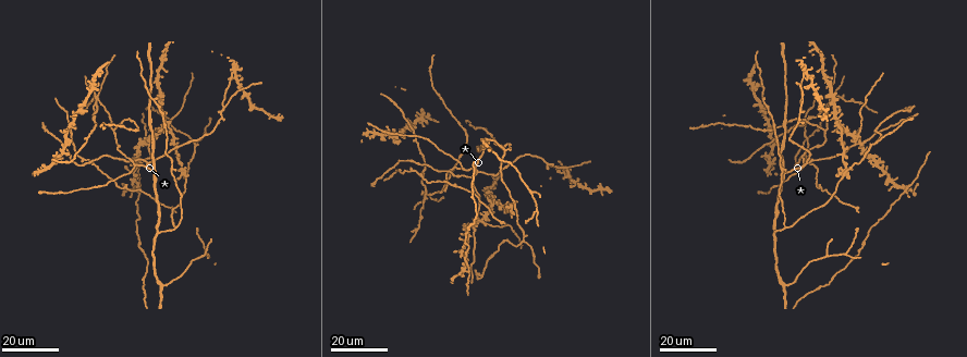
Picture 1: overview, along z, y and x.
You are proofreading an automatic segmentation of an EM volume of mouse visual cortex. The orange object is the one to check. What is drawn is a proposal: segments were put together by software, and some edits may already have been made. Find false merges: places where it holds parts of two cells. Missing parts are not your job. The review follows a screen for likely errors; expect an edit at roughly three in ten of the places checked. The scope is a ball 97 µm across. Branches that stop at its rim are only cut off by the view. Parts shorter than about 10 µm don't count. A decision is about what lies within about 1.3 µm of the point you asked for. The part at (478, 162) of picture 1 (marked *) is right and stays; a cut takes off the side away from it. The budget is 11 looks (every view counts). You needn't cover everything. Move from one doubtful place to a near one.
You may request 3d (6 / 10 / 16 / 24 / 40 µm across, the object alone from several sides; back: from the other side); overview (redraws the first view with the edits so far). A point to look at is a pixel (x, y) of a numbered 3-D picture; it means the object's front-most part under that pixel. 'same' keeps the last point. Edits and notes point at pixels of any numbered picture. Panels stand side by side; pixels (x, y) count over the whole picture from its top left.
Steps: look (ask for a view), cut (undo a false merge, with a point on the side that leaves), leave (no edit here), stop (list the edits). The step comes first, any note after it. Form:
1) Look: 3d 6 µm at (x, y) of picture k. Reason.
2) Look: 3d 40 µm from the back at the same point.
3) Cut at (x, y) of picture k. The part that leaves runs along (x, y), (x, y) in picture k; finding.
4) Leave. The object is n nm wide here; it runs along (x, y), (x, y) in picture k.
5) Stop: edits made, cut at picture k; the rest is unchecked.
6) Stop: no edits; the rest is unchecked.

Look: 3d 24 µm at (462, 168) of picture 1. A fork.

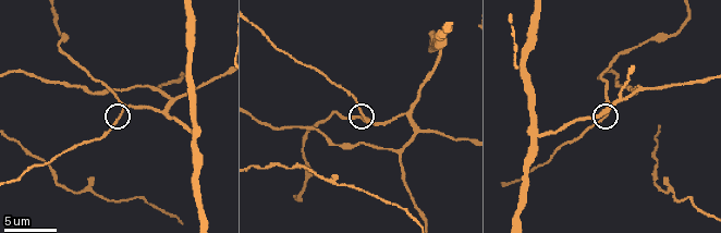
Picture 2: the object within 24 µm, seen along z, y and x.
Look: 3d 10 µm at (368, 118) of picture 2.

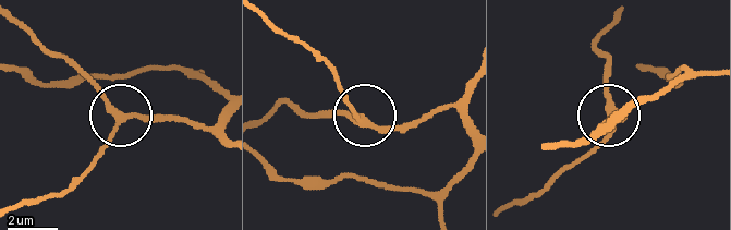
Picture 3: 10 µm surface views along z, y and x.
Leave. The object is 250 nm wide here; it runs along (220, 142), (183, 123), (126, 117), (92, 165) in picture 3; one cell here.

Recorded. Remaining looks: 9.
Look: 3d 16 µm at (410, 170) of picture 1. Arms part here.

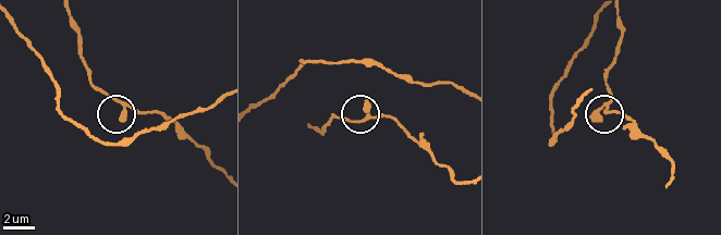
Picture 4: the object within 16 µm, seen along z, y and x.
Look: 3d 10 µm at (607, 107) of picture 4.

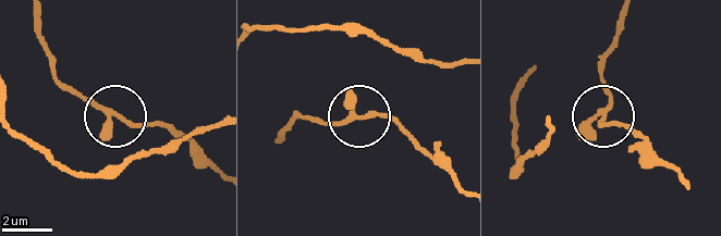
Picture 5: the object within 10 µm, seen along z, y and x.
Leave. The side arm is 28 µm long; all the same cell.

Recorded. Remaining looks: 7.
Look: 3d 16 µm at (96, 94) of picture 1.

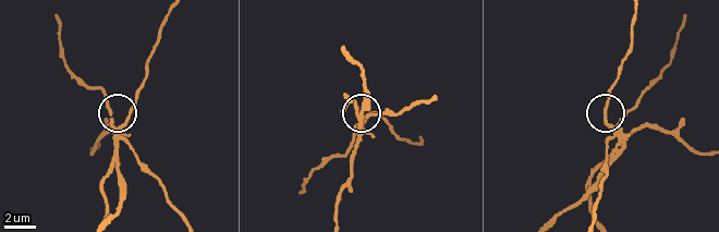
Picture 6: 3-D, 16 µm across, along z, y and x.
Look: 3d 10 µm at (116, 129) of picture 6.

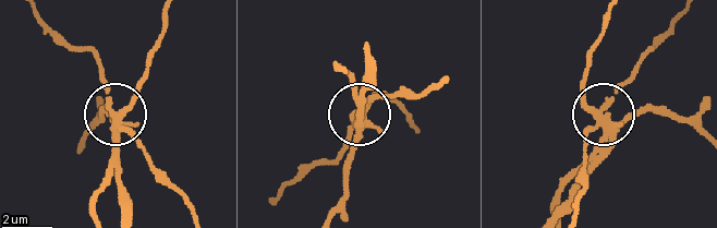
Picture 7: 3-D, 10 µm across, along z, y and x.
Cut at (116, 156) of picture 7. The part that leaves runs along (602, 122), (599, 164), (551, 214) in picture 7; two cells meet here.

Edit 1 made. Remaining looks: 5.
Look: 3d 24 µm at (827, 255) of picture 1. Calibre changes.

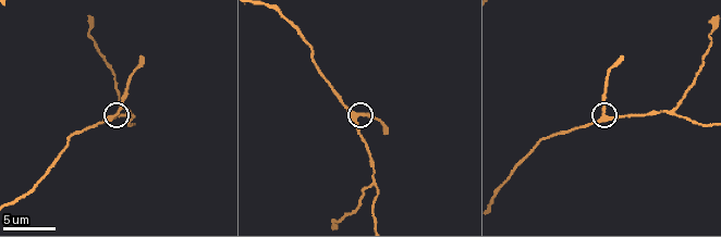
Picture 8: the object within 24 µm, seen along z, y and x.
Look: 3d 10 µm at (357, 123) of picture 8.

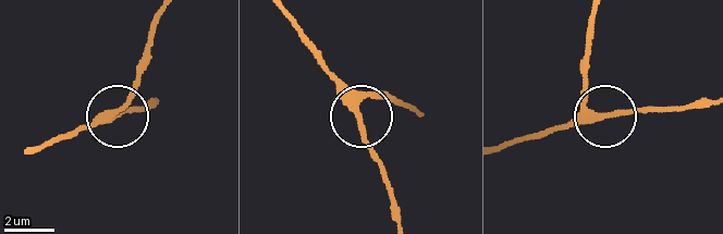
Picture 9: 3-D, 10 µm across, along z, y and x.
Leave. The object is 250 nm wide here; it runs along (501, 148), (581, 121), (661, 108) in picture 9; all the same cell.

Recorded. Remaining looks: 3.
Look: 3d 16 µm at (877, 143) of picture 1. Three arms meet.

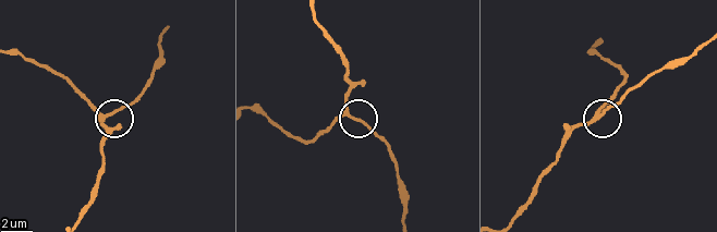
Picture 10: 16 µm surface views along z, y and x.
Look: 3d 10 µm at (599, 114) of picture 10.

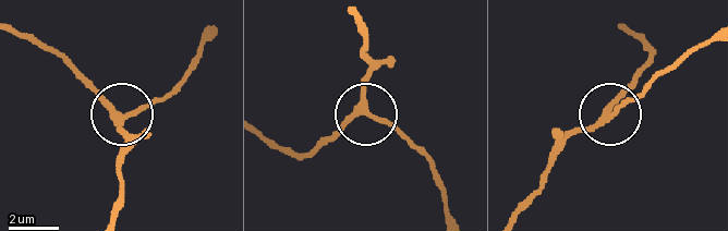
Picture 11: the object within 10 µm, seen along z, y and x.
Leave. It runs along (511, 214), (557, 145), (589, 131), (648, 85) in picture 11; continuous, no second cell.

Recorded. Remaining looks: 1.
Stop: edits made, cut at picture 7; the rest is unchecked.

